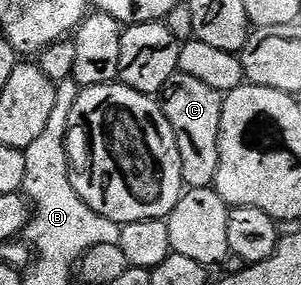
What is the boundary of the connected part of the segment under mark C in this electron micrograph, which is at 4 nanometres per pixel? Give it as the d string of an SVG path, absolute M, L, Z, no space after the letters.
M178 72L171 76L171 80L167 80L159 101L161 111L167 116L179 144L185 186L195 190L212 187L217 181L219 168L219 124L223 112L223 95L208 84L195 80L195 76Z

